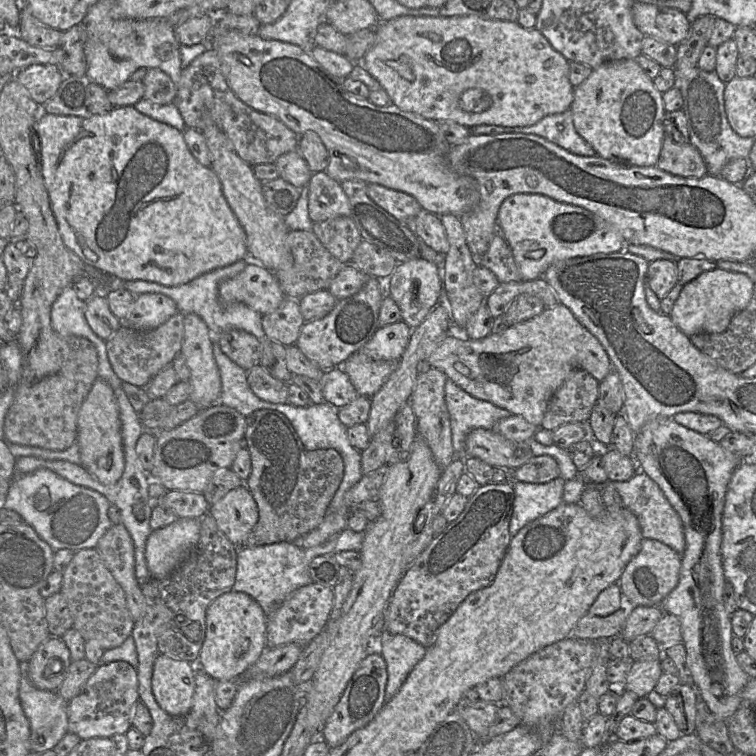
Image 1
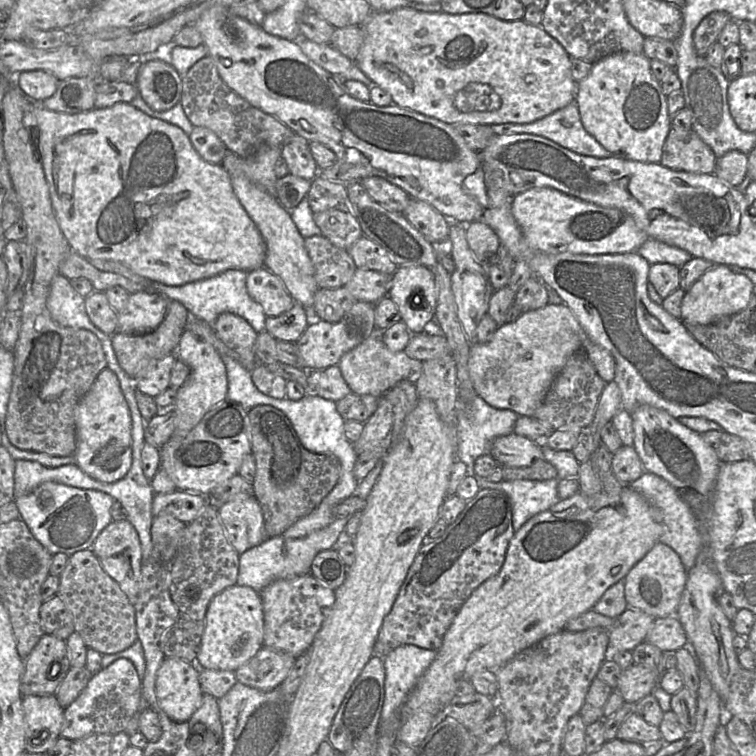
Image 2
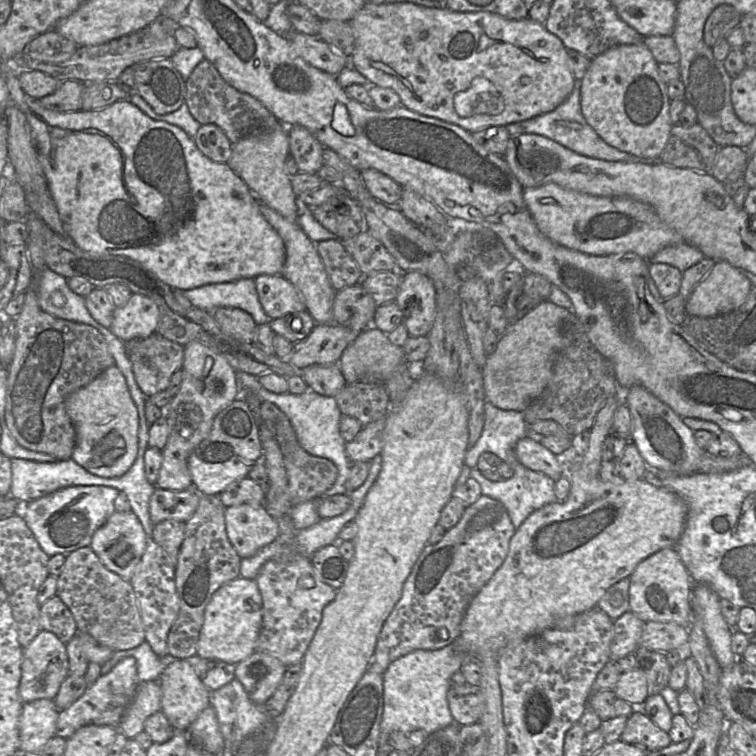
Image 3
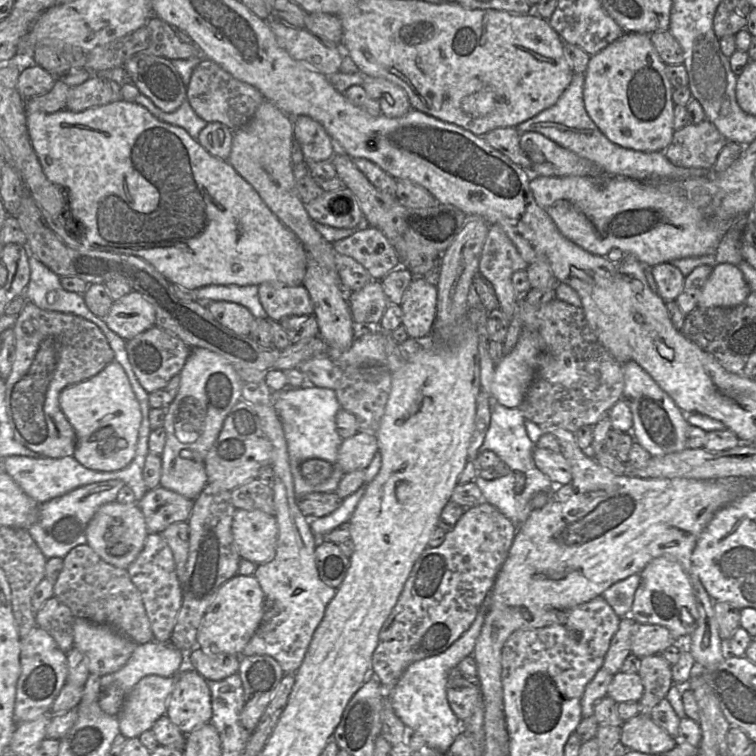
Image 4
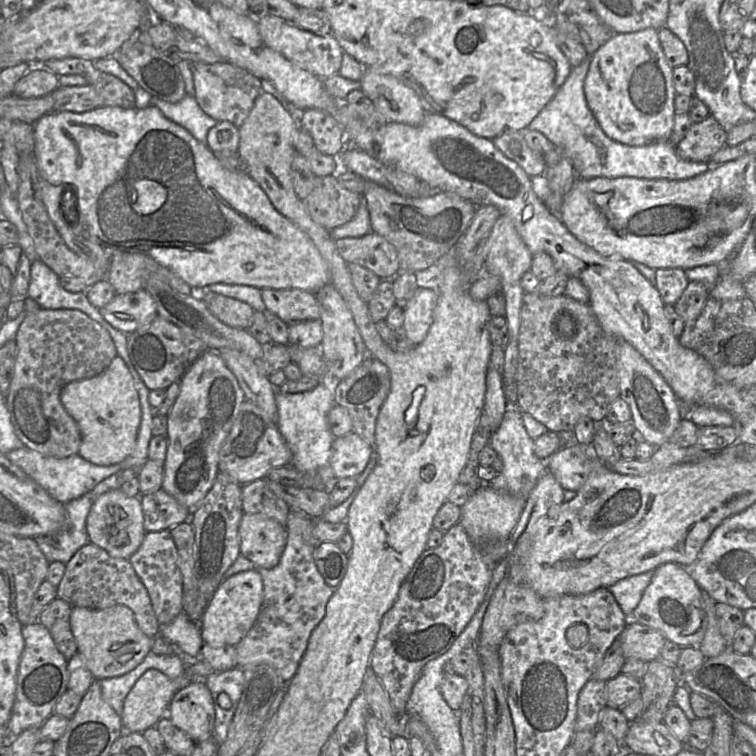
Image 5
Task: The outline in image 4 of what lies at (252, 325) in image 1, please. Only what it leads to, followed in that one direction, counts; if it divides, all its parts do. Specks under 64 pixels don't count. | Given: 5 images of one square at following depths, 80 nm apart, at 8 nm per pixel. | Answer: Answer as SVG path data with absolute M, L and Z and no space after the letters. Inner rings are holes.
M209 285L194 291L194 299L209 303L212 301L227 301L246 307L255 318L267 319L258 294L258 285Z

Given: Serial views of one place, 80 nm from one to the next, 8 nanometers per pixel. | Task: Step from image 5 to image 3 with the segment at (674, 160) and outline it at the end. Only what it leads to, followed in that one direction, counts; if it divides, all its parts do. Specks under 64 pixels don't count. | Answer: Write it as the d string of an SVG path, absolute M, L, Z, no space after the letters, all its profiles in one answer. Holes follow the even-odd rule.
M576 81L574 87L568 98L559 105L556 109L543 115L534 117L529 120L515 122L505 126L511 136L521 134L538 134L545 136L562 146L590 158L612 161L612 162L656 162L642 160L626 152L622 152L610 145L608 145L586 122L580 105L580 87Z

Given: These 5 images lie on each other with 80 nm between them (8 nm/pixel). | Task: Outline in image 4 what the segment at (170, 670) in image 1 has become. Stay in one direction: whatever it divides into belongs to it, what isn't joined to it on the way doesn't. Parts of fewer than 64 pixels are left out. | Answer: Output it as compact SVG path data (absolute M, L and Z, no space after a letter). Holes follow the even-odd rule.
M194 669L176 675L166 716L185 735L210 723L211 692L206 680Z

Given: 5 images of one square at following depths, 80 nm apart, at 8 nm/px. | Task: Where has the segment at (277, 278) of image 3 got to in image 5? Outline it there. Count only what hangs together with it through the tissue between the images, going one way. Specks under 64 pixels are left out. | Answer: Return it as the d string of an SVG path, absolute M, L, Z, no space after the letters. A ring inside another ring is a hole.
M261 289L266 309L288 325L319 320L320 307L314 293L301 289Z

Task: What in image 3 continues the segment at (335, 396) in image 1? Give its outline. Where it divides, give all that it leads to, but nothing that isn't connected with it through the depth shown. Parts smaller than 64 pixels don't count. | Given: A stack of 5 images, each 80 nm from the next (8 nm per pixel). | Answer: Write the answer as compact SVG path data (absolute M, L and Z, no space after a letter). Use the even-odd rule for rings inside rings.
M338 363L330 365L310 365L301 371L308 389L324 395L335 397L346 385L346 380Z

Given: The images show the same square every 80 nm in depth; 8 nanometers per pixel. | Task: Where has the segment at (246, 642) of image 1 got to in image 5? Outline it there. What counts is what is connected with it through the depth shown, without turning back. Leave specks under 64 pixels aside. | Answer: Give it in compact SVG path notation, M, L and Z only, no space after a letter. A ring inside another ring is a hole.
M257 569L237 573L221 582L199 622L202 640L211 647L236 646L252 628L263 602L263 580Z

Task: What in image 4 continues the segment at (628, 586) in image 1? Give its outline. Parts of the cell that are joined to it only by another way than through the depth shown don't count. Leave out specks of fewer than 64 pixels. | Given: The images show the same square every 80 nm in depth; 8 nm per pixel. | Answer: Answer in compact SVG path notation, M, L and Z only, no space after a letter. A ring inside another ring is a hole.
M661 556L650 561L639 574L641 581L635 592L630 616L638 624L653 624L667 628L683 648L687 647L687 639L698 626L699 615L686 572L675 560Z

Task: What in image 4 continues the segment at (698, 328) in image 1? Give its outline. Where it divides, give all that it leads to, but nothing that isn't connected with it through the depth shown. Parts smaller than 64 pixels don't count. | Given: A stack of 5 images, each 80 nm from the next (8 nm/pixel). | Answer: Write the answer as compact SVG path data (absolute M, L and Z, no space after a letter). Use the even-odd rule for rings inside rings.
M717 264L701 290L697 307L734 307L741 304L749 293L750 288L738 266Z

